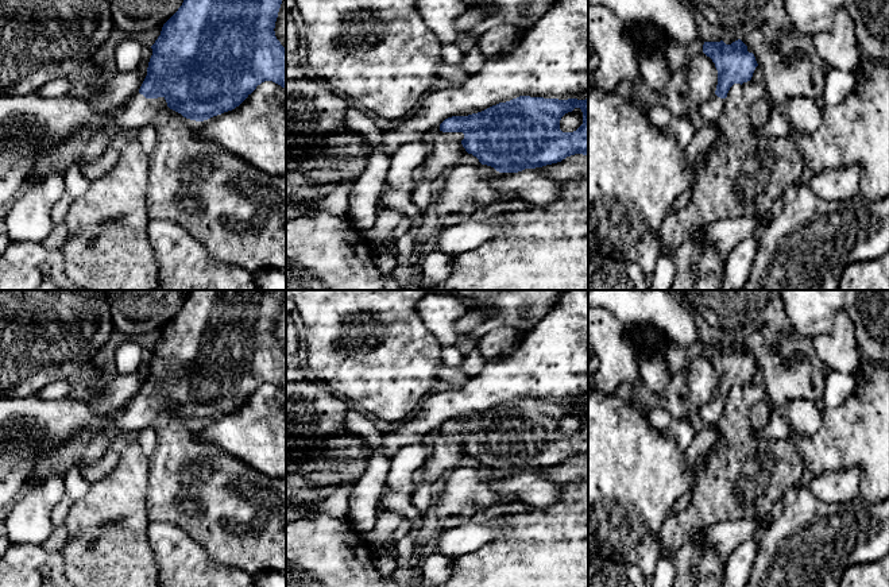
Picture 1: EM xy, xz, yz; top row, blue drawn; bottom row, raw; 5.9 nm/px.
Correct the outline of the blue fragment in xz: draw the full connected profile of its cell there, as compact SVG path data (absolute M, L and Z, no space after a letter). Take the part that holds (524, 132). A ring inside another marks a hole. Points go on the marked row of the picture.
M519 96L478 113L448 117L440 124L440 131L463 132L463 147L482 165L491 166L499 173L518 173L557 163L575 154L588 155L588 99L558 100ZM575 108L581 109L583 124L573 132L563 132L560 120Z

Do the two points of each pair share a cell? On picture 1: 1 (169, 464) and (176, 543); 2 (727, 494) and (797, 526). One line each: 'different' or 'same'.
1: different
2: different

